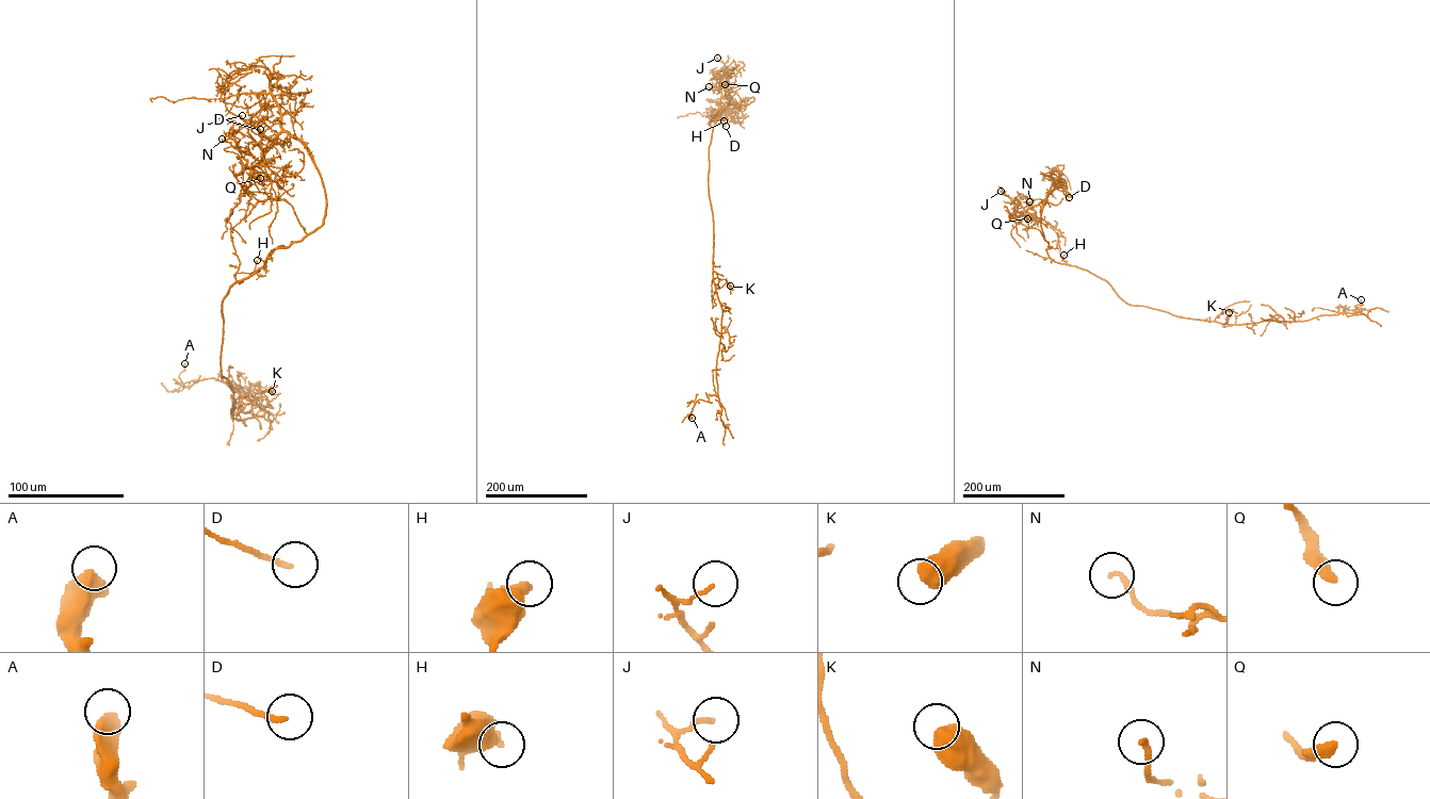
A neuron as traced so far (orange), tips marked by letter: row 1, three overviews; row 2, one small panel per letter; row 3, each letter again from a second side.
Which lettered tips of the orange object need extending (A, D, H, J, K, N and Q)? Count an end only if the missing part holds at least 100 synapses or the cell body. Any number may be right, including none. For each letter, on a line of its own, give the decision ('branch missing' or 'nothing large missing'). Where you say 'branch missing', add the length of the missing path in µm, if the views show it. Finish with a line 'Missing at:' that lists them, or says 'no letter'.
A: nothing large missing
D: nothing large missing
H: nothing large missing
J: nothing large missing
K: nothing large missing
N: nothing large missing
Q: nothing large missing
Missing at: no letter

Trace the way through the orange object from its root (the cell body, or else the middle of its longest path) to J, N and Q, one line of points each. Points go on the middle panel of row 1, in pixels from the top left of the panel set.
J: (709, 189), (709, 146), (717, 115), (730, 103), (746, 106), (754, 100), (733, 101), (726, 67), (717, 58)
N: (709, 189), (709, 146), (717, 115), (730, 103), (754, 100), (734, 102), (718, 81), (709, 86)
Q: (709, 189), (709, 146), (717, 115), (730, 103), (754, 100), (734, 102), (726, 84), (719, 85), (725, 84)

